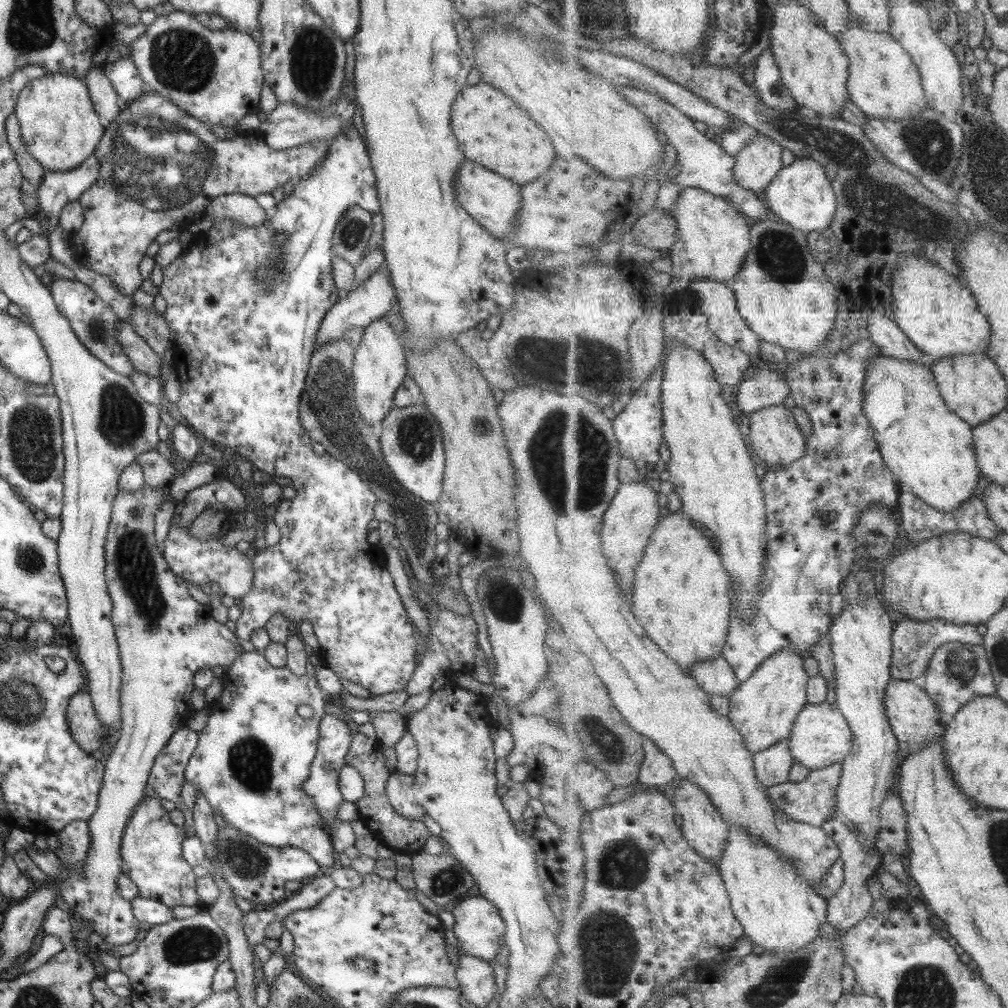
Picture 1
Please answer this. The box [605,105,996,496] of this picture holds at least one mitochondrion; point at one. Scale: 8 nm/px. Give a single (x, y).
(865, 185)

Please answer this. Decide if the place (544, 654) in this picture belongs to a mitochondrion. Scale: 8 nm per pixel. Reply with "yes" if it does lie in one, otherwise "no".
no

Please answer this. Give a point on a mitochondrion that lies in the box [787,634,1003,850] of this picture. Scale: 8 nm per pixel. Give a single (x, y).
(958, 666)

